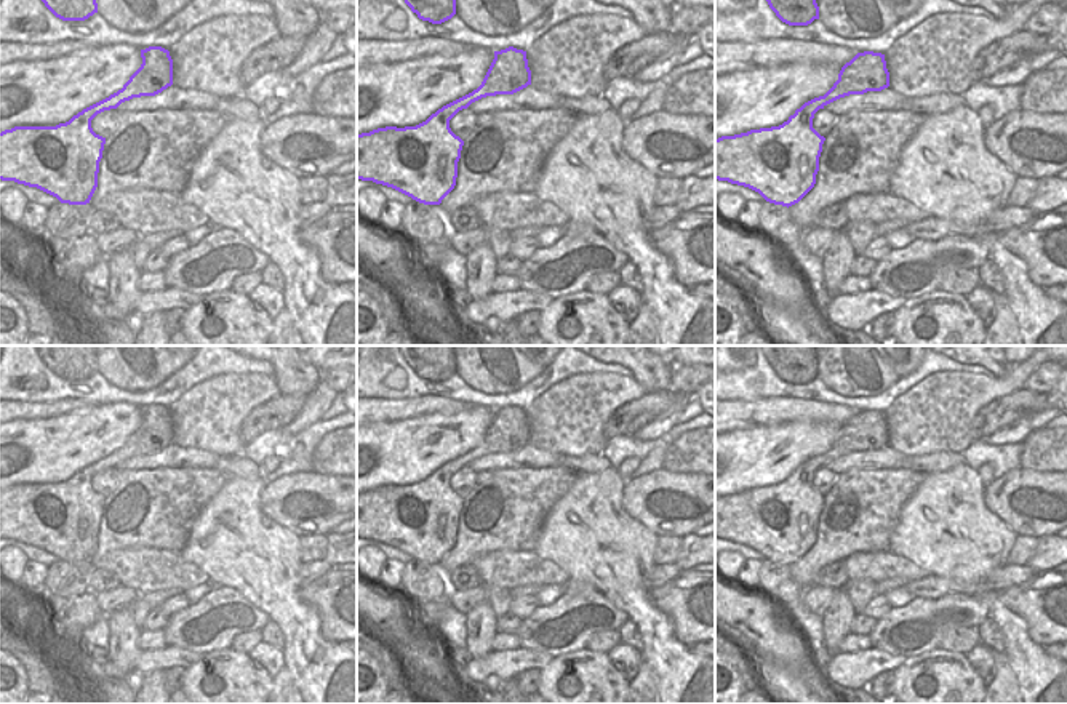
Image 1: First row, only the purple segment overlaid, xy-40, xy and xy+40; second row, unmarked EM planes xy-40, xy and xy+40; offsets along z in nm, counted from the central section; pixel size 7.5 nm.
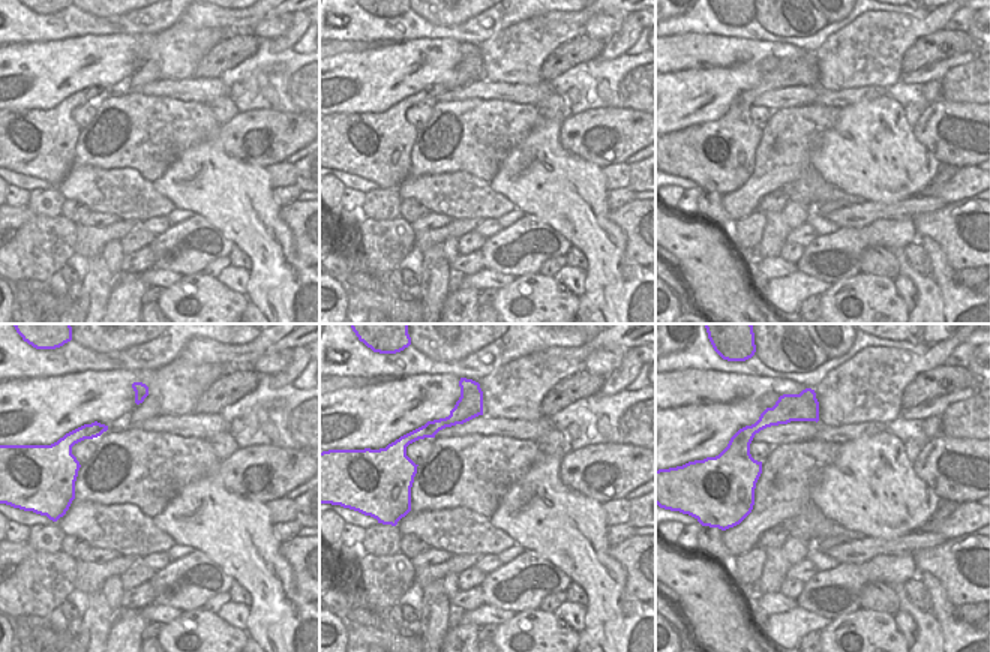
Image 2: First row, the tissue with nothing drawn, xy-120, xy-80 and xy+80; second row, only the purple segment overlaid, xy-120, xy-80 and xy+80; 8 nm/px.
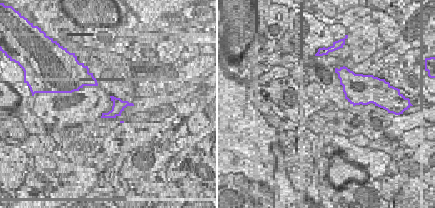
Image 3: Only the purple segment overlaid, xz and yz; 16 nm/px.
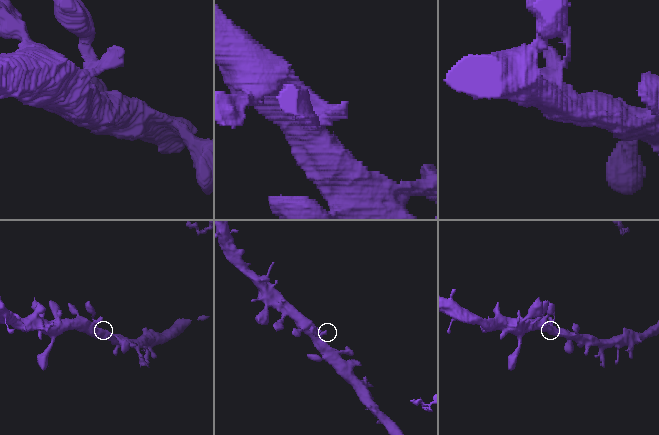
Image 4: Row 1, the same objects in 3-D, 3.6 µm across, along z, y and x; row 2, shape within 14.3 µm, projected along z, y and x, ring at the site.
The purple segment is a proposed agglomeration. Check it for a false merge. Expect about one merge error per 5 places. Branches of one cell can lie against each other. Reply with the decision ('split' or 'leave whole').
leave whole

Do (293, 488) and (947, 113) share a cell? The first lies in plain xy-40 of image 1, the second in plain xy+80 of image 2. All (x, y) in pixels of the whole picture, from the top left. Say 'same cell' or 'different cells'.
same cell

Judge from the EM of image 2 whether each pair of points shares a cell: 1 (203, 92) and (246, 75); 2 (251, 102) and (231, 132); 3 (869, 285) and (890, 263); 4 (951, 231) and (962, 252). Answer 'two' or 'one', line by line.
1: two
2: two
3: two
4: one

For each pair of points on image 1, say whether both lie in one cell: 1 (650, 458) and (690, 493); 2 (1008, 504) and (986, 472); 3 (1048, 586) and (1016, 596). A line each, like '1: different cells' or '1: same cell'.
1: different cells
2: different cells
3: same cell

